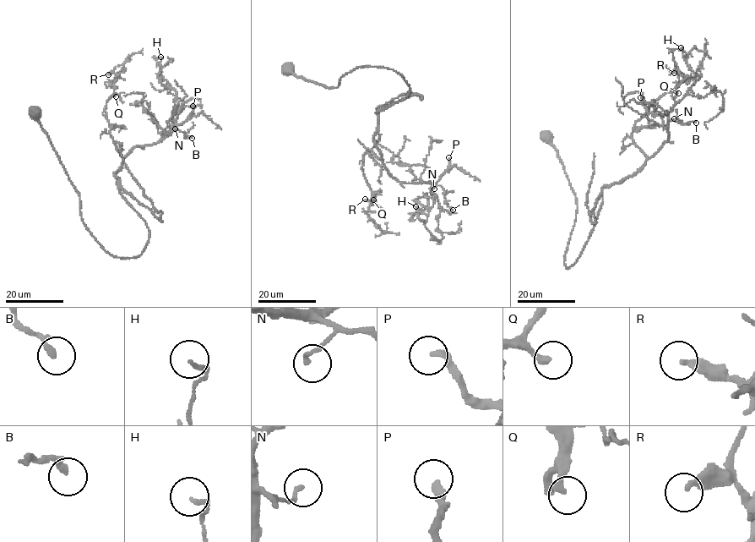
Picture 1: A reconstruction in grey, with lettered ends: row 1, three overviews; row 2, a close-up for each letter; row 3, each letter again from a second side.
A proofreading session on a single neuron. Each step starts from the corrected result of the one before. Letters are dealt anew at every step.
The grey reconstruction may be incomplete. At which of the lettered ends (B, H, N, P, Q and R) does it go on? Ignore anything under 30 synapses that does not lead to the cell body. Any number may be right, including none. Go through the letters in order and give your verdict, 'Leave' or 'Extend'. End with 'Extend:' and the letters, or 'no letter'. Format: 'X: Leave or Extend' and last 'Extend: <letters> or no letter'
B: Leave
H: Leave
N: Leave
P: Extend
Q: Extend
R: Leave
Extend: P, Q

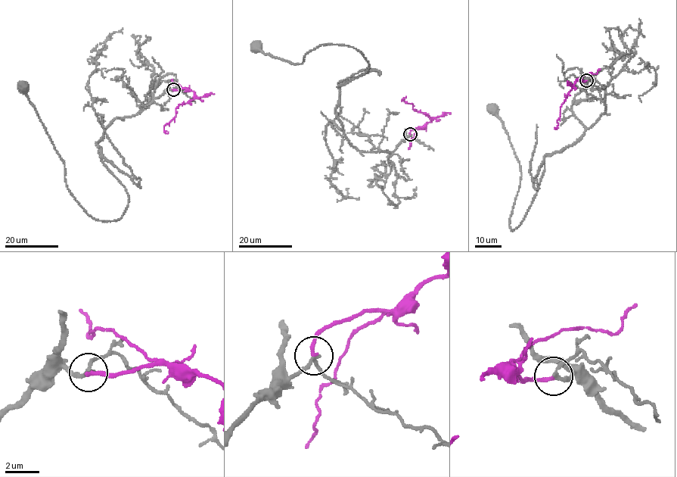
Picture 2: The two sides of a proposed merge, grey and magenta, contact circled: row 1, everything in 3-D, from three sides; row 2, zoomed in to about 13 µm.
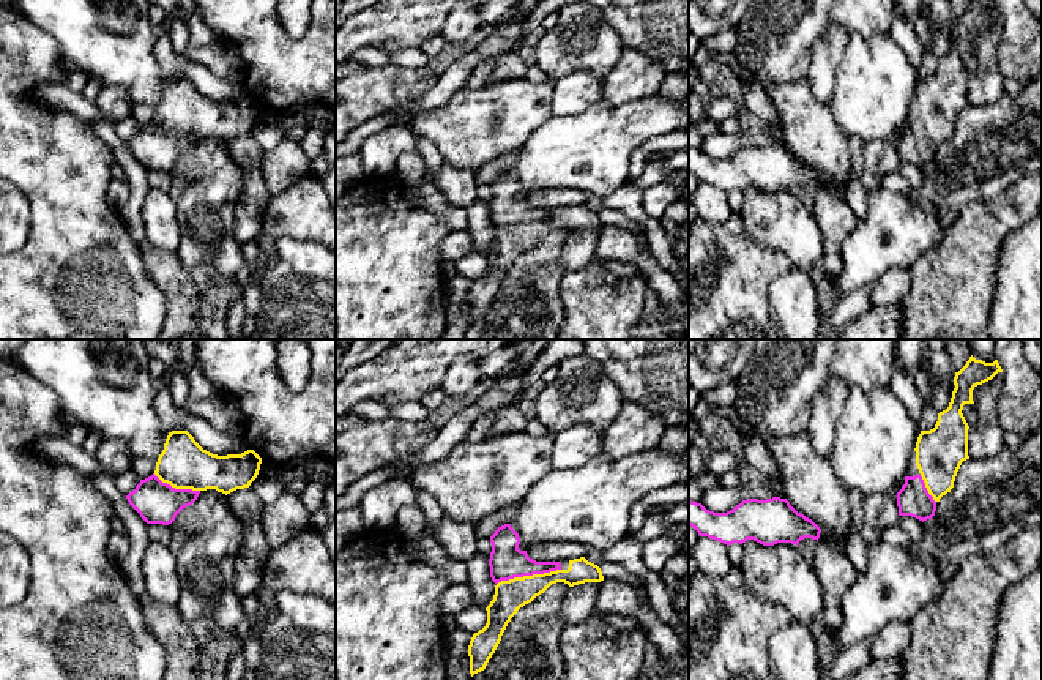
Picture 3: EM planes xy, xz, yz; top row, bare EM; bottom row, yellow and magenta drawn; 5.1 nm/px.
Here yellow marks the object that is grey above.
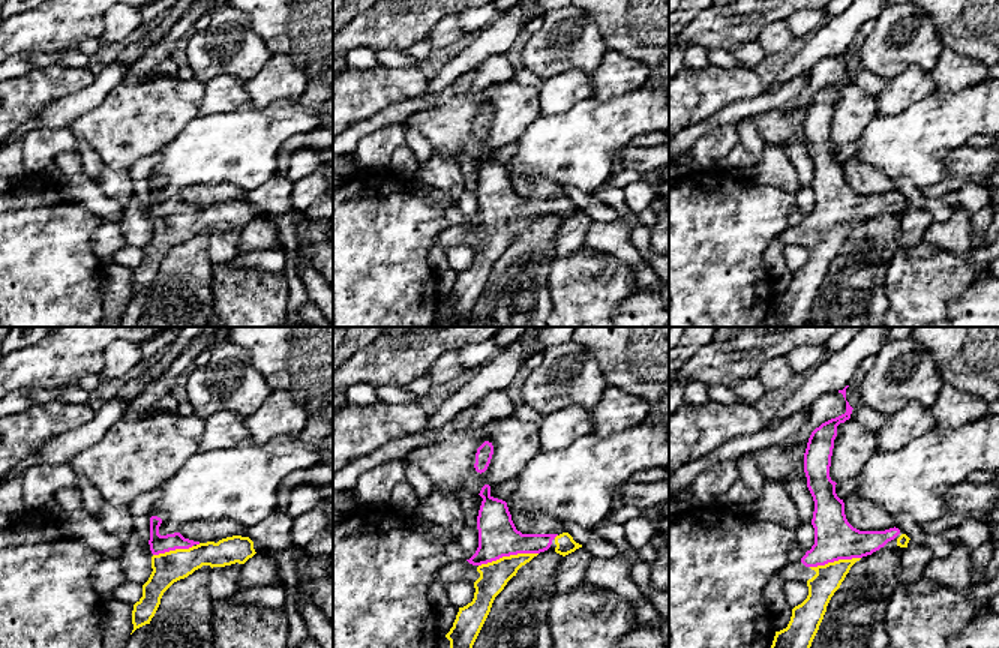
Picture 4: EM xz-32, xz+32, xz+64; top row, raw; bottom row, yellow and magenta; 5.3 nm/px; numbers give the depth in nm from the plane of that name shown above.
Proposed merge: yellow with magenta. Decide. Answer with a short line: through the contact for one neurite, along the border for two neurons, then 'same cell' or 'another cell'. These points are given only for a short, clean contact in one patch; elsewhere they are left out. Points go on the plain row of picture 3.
line xz (509, 242), (528, 223), (506, 207); same cell

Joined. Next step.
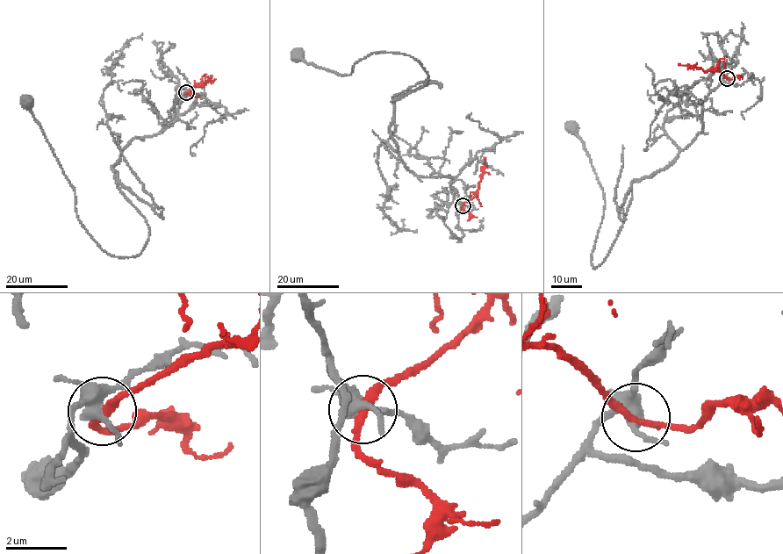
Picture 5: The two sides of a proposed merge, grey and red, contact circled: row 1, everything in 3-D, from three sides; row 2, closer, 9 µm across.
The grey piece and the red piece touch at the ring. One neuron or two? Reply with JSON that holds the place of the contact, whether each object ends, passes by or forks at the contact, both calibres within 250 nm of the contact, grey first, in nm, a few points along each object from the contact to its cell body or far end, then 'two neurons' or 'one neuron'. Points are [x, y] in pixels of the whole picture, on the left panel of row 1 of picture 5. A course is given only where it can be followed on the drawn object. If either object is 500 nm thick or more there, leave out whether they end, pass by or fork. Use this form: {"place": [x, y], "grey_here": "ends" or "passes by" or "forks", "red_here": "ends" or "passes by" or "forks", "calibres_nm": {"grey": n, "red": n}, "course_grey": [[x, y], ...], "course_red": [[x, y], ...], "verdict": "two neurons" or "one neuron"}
{"place": [186, 92], "grey_here": "forks", "red_here": "passes by", "calibres_nm": {"grey": 400, "red": 220}, "course_grey": [[186, 93], [177, 117], [111, 166], [149, 229], [127, 257], [78, 219], [27, 101]], "course_red": [[187, 93], [203, 85], [211, 75]], "verdict": "two neurons"}

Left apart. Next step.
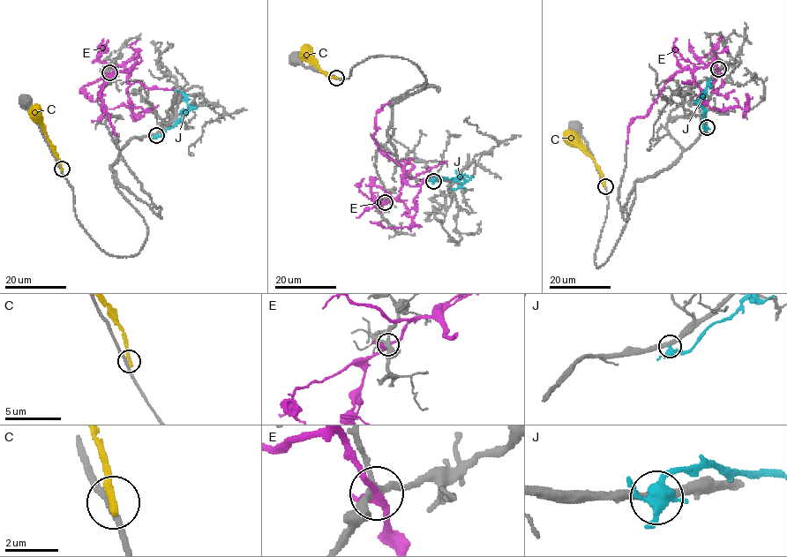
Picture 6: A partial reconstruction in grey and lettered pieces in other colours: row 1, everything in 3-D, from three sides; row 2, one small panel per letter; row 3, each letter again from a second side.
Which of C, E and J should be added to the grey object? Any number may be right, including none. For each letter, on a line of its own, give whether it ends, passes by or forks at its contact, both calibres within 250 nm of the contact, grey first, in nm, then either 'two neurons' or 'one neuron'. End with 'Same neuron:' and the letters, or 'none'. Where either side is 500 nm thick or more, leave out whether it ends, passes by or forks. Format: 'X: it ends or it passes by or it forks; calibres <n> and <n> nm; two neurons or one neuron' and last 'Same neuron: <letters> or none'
C: it ends; calibres 260 and 340 nm; two neurons
E: it forks; calibres 240 and 240 nm; one neuron
J: it forks; calibres 320 and 340 nm; two neurons
Same neuron: E

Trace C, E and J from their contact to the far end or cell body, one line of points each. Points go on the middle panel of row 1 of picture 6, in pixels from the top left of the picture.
C: (336, 78), (316, 66), (305, 50)
E: (385, 202), (396, 198), (402, 175), (401, 181), (419, 185), (409, 226), (385, 228), (369, 221)
J: (433, 181), (435, 178), (452, 179), (460, 176), (465, 181), (454, 190), (449, 188)

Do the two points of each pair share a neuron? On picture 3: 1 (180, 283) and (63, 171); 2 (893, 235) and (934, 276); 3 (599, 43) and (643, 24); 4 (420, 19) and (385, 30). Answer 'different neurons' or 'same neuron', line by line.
1: different neurons
2: different neurons
3: different neurons
4: same neuron

